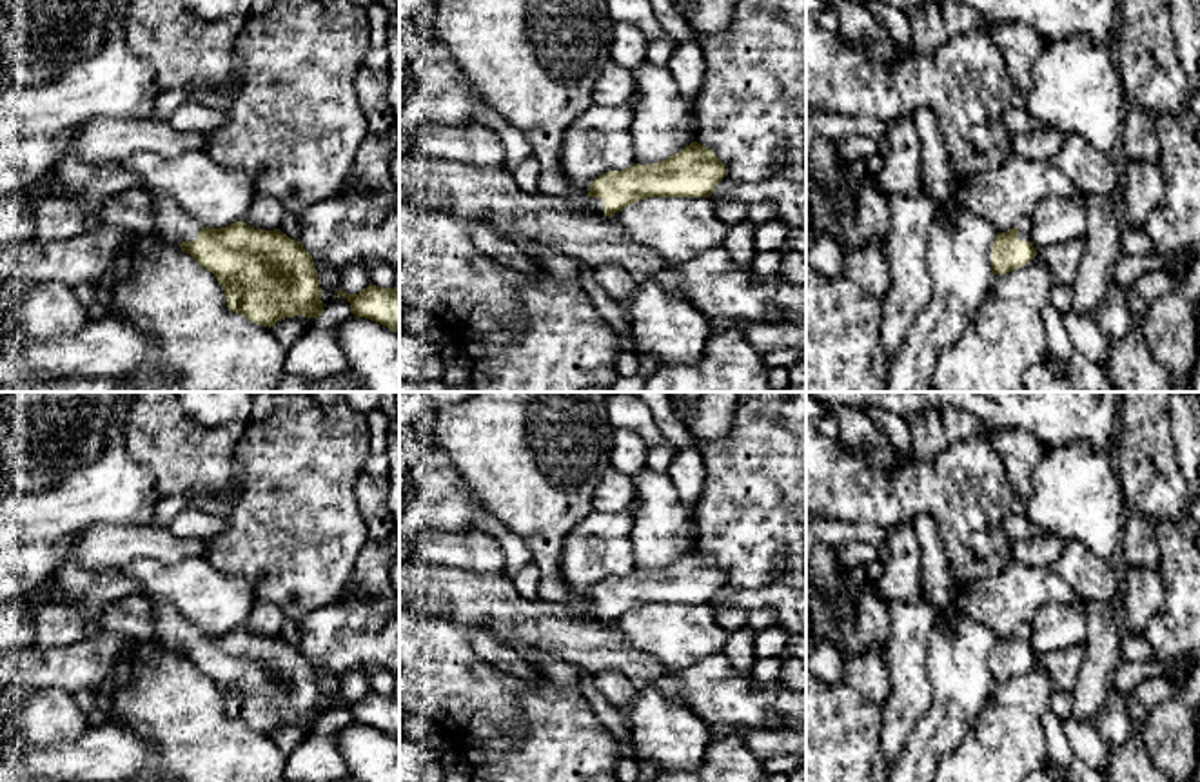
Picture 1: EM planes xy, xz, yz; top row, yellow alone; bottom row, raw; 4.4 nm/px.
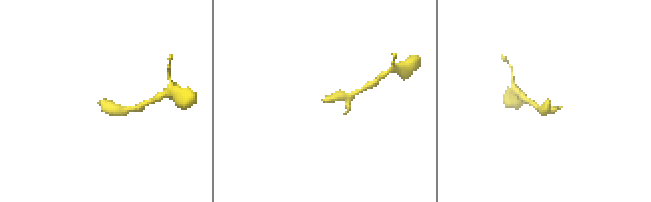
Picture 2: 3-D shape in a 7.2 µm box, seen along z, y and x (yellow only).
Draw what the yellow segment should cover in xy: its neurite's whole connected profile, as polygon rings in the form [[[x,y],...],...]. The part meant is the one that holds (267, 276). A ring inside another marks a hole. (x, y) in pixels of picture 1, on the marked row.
[[[152,196],[156,218],[156,238],[178,245],[221,283],[227,307],[247,319],[274,327],[278,321],[294,316],[320,318],[323,314],[321,287],[314,258],[301,241],[290,239],[280,229],[261,230],[236,221],[221,229],[203,227],[180,209],[172,196]]]

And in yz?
[[[1031,218],[1008,232],[998,232],[991,247],[991,274],[1008,274],[1026,267],[1038,252],[1031,241]]]

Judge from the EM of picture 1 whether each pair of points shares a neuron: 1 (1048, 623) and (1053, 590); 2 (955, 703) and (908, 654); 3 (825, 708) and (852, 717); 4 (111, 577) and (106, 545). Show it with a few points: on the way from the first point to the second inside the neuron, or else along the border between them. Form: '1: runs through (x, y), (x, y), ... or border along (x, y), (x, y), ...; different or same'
1: border along (1082, 606), (1046, 603), (1030, 623); different
2: border along (930, 632), (926, 674), (932, 706), (923, 715); different
3: runs through (832, 715), (845, 719); same
4: border along (71, 559), (82, 565), (120, 568); different

